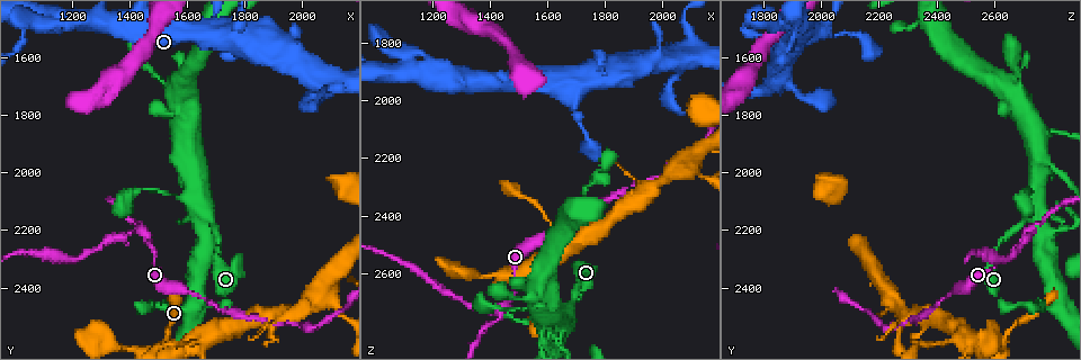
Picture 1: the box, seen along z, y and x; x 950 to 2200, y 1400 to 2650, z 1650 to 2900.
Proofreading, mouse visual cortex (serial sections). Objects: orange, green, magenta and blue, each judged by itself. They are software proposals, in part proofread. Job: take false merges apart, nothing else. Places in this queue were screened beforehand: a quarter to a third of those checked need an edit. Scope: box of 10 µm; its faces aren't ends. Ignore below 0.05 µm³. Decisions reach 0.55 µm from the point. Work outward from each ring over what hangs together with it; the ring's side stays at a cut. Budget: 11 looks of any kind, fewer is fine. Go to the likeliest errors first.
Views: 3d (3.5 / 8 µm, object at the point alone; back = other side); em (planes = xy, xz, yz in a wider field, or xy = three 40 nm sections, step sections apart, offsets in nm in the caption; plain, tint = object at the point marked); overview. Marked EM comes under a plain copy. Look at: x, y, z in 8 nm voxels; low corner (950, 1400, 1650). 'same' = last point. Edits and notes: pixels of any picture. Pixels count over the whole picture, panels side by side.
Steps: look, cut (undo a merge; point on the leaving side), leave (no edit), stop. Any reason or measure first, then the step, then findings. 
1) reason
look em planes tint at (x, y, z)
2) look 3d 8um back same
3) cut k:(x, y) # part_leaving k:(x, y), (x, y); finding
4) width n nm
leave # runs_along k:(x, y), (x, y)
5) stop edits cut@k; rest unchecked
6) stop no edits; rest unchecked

branch point
look 3d 8um at (2040, 2440, 2260)

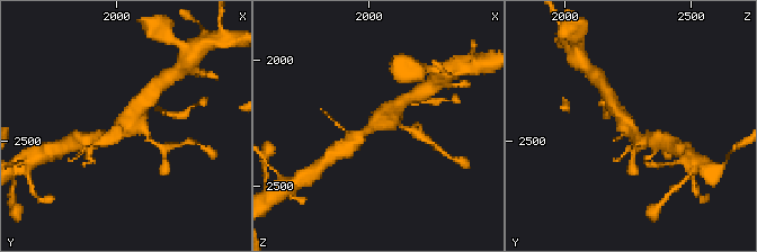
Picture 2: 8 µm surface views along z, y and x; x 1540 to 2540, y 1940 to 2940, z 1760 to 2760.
shape alone is not enough
look em xy step 5 tint same

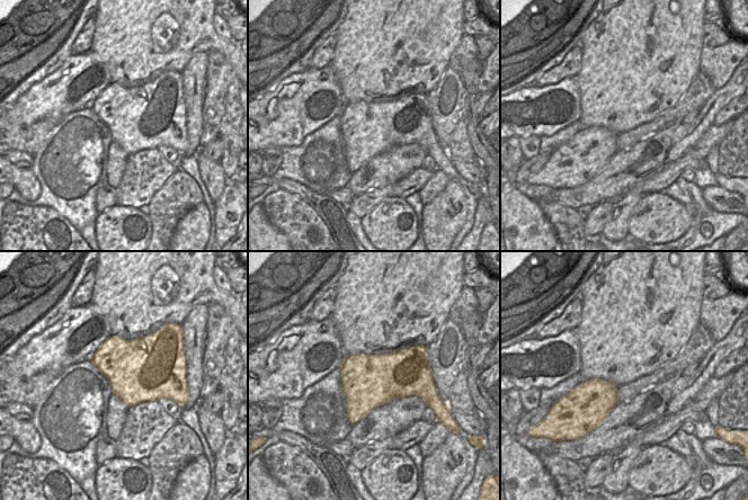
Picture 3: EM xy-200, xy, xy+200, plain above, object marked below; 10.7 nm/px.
leave # runs_along 2:(107, 137), (132, 122), (147, 97); all the same cell

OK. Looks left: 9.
look 3d 3.5um at (1450, 2190, 2730)

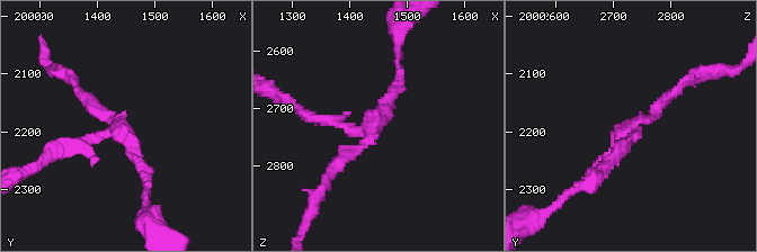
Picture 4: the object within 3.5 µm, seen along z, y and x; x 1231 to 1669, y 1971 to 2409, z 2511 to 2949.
arms 3; arm_widths 150, 150, 150 nm
look em planes tint at (1440, 2195, 2725)

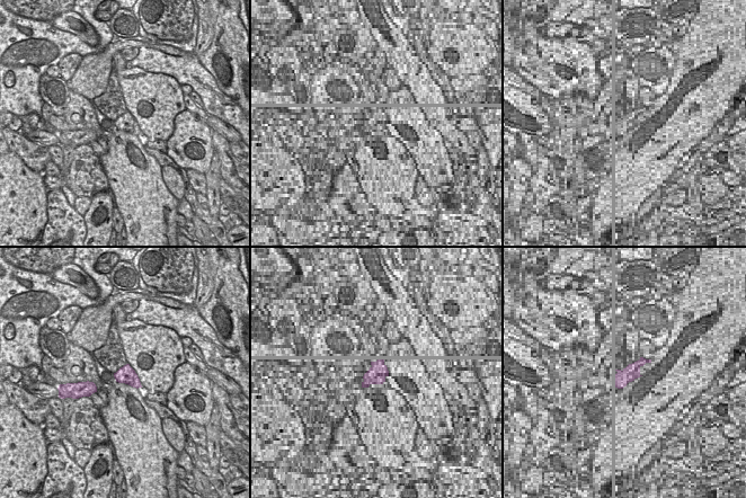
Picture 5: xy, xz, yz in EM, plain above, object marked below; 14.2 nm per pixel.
width 240 nm
cut 4:(309, 118) # part_leaving 4:(344, 127), (306, 116), (282, 98); a second cell is stuck on

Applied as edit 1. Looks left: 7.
sudden change in width
look 3d 8um at (1600, 2410, 2470)

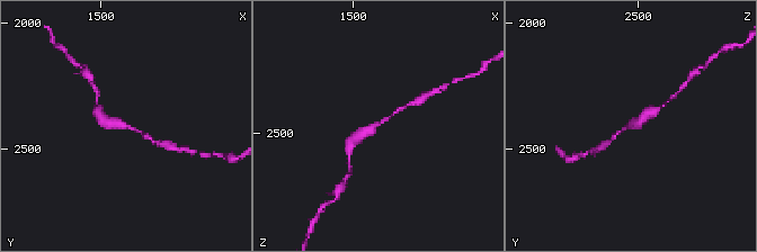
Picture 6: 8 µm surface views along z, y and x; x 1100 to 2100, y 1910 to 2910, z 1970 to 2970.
arm_widths 150, 300 nm
look em xy step 3 tint same

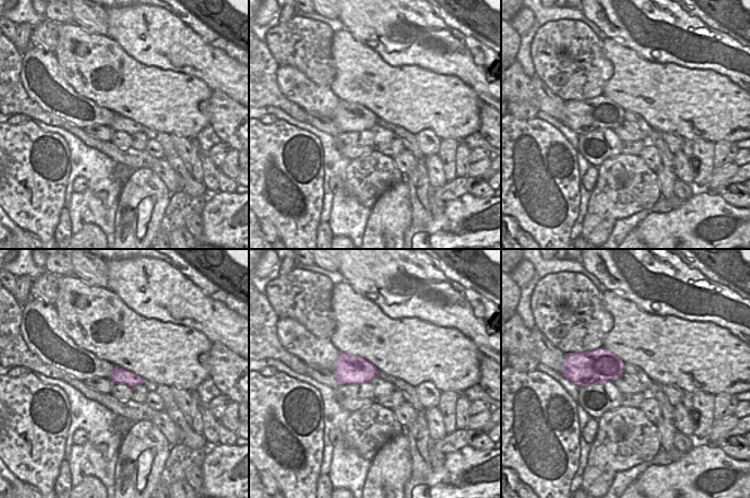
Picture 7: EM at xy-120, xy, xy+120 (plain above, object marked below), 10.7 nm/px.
leave # runs_along 6:(352, 143), (363, 133), (401, 108); continuous, no second cell

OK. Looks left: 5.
redraw
look overview

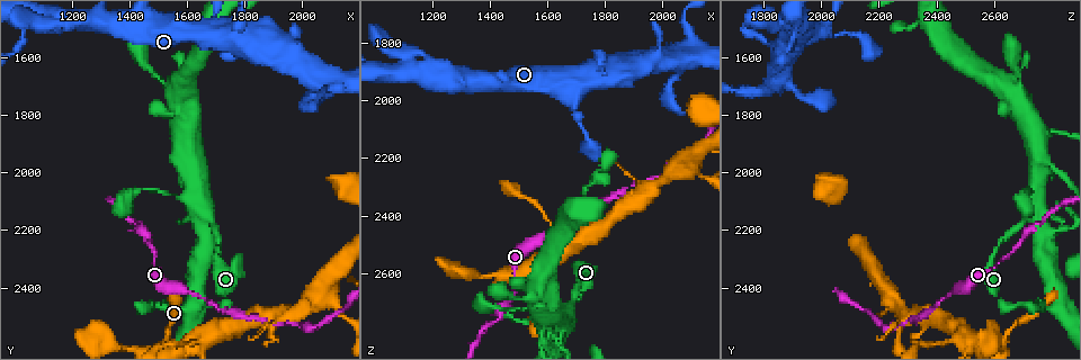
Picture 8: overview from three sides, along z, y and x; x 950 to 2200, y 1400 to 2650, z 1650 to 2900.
sharp bend
look 3d 3.5um back at (1670, 2150, 2720)

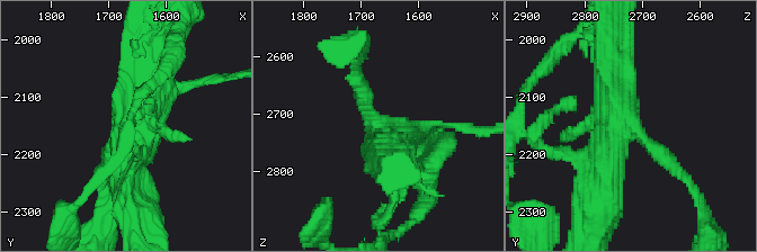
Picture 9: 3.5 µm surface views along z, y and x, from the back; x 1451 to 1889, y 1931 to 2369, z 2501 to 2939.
look em xy step 5 tint at (1660, 2145, 2725)

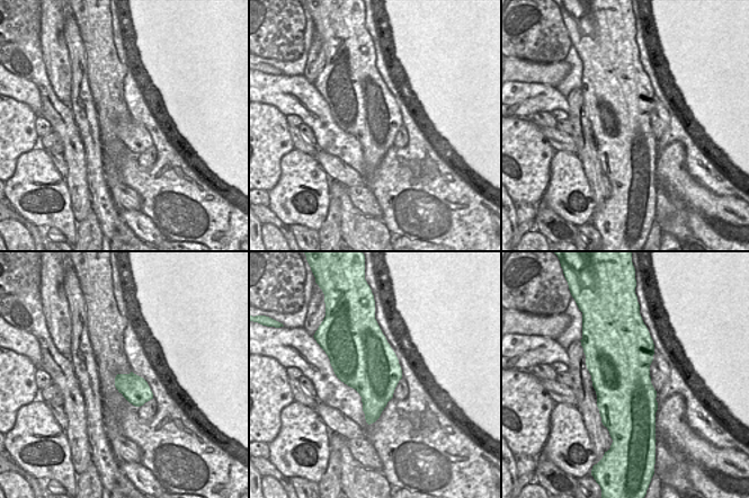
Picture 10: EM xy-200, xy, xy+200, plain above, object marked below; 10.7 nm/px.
width 650 nm
leave # runs_along 9:(675, 169), (617, 114), (612, 55); all the same cell

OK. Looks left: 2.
four-way junction
look 3d 3.5um at (1630, 2430, 2810)

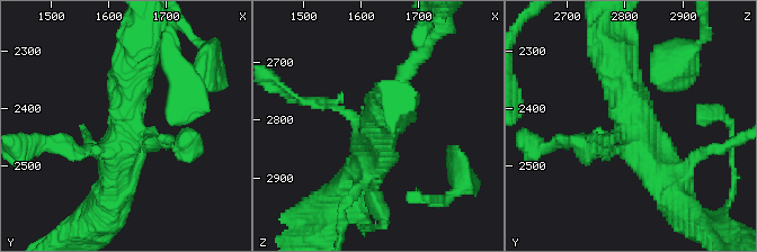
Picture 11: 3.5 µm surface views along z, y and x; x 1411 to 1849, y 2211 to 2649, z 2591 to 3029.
arms 4; arm_widths 100, 200, 450, 500 nm; shape alone is not enough
look em xy step 3 tint at (1630, 2430, 2820)

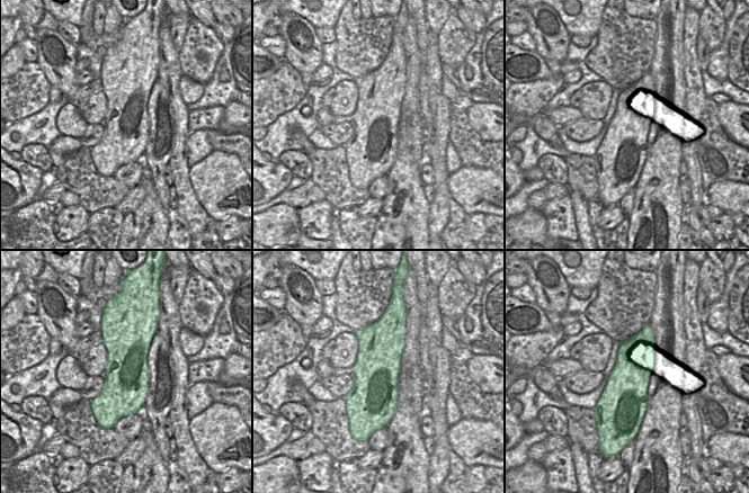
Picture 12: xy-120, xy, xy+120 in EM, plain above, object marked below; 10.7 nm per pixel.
leave # runs_along 11:(614, 56), (638, 145), (673, 187); all the same cell

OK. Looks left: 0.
stop edits cut@4; rest unchecked

